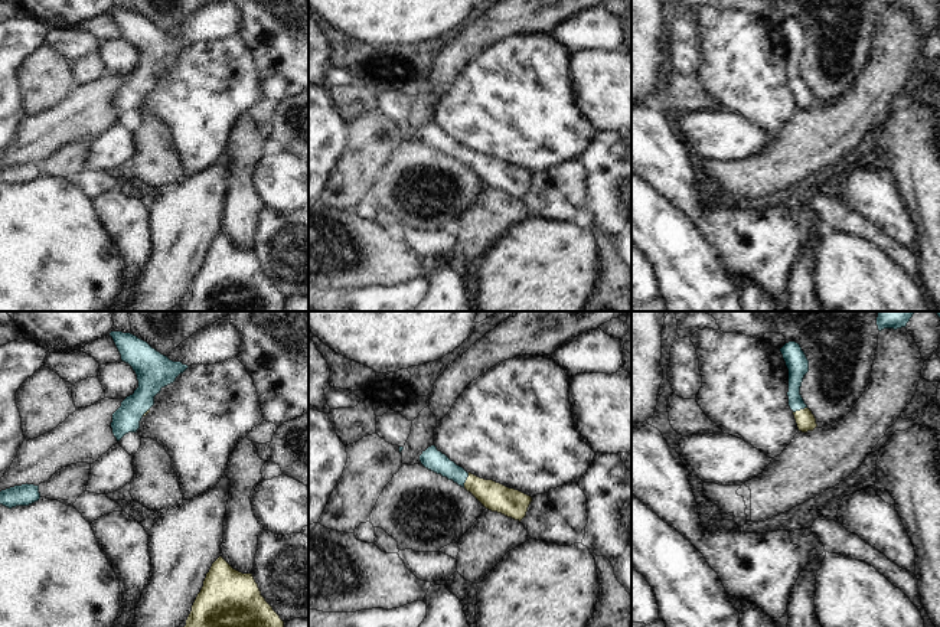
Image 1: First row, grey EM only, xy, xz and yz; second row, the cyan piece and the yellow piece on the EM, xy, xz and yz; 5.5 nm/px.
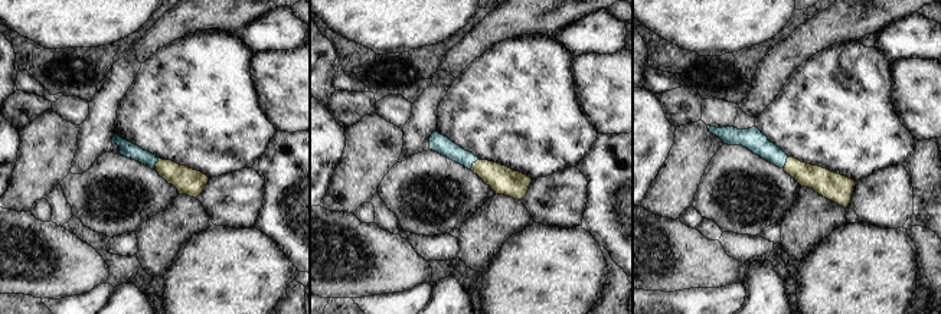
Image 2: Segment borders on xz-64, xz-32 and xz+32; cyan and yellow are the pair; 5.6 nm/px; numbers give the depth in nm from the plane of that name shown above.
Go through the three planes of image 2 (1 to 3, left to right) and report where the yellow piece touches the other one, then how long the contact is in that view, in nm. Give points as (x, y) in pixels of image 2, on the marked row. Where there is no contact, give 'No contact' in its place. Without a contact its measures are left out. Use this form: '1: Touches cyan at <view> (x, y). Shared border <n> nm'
1: Touches cyan at xz-64 (154, 164). Shared border 70 nm
2: Touches cyan at xz-32 (471, 164). Shared border 80 nm
3: Touches cyan at xz+32 (786, 162). Shared border 70 nm

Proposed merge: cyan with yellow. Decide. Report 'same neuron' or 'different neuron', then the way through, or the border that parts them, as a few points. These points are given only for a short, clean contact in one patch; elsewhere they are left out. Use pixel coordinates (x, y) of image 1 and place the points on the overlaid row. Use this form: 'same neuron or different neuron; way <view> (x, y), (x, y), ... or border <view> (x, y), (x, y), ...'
same neuron; way xz (431, 459), (466, 479), (493, 496)

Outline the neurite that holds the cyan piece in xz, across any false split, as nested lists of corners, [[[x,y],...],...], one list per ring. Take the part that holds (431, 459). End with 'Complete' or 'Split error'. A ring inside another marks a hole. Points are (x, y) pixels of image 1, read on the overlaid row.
[[[435,445],[428,447],[420,455],[421,464],[458,486],[470,492],[486,509],[502,513],[515,520],[522,520],[526,516],[532,497],[509,489],[493,480],[480,479],[467,473],[463,467],[451,461],[445,454],[437,450]]]. Split error

